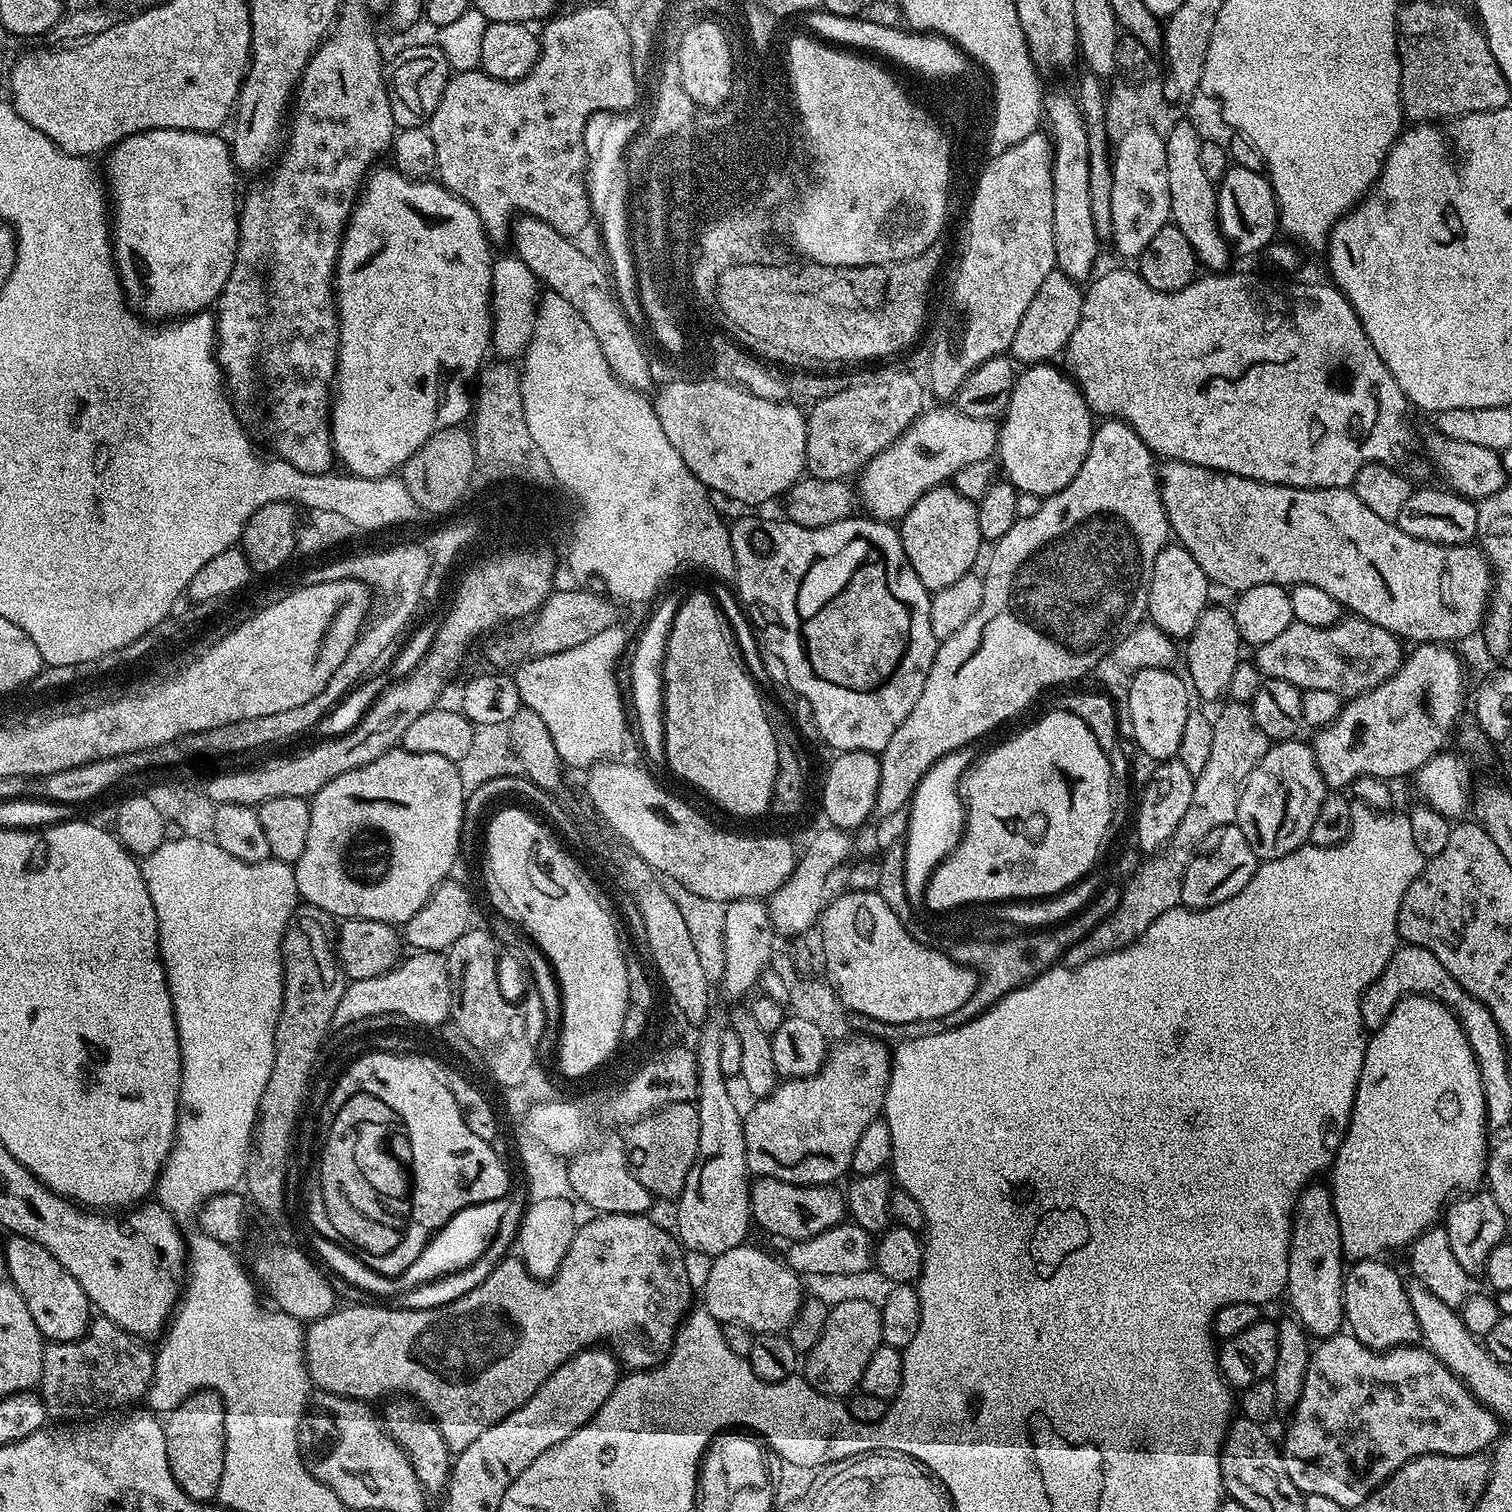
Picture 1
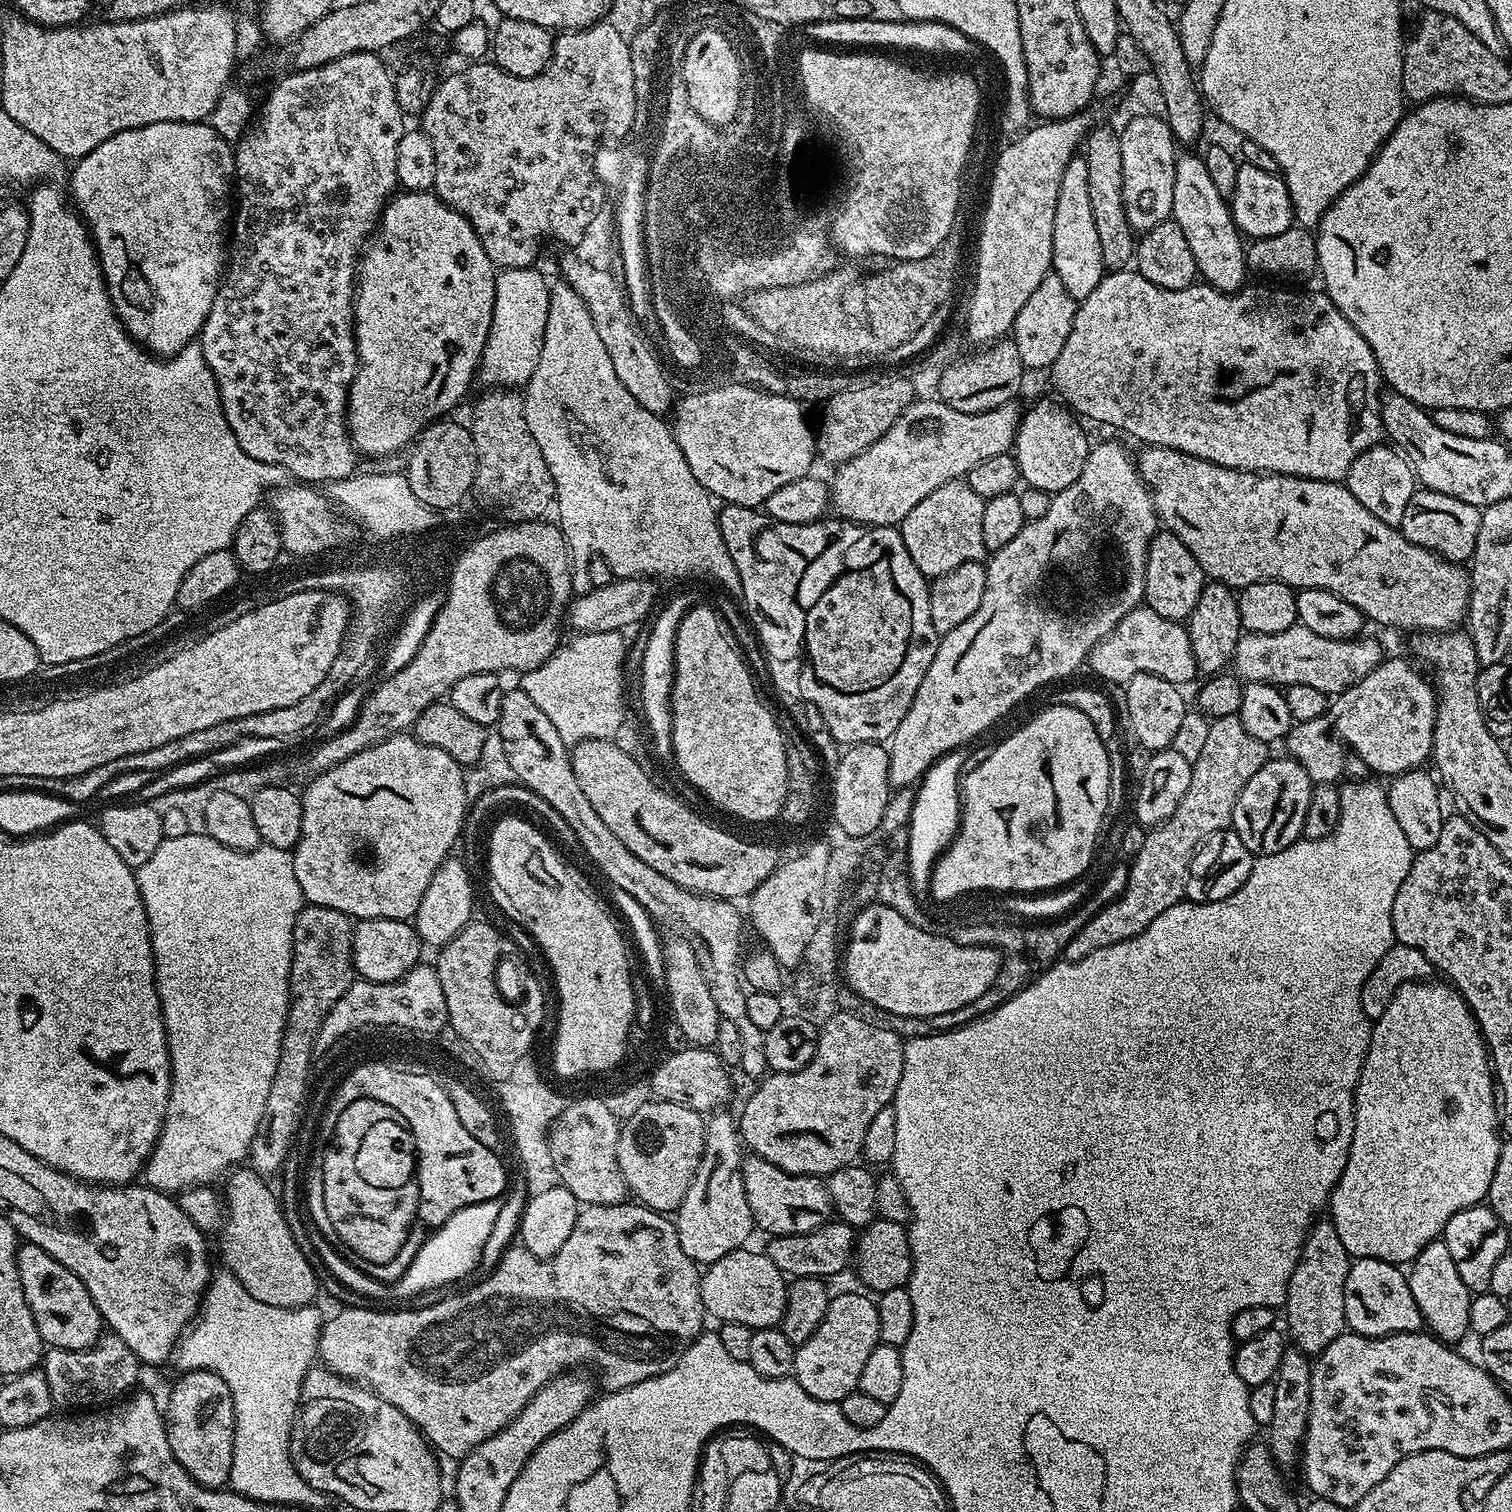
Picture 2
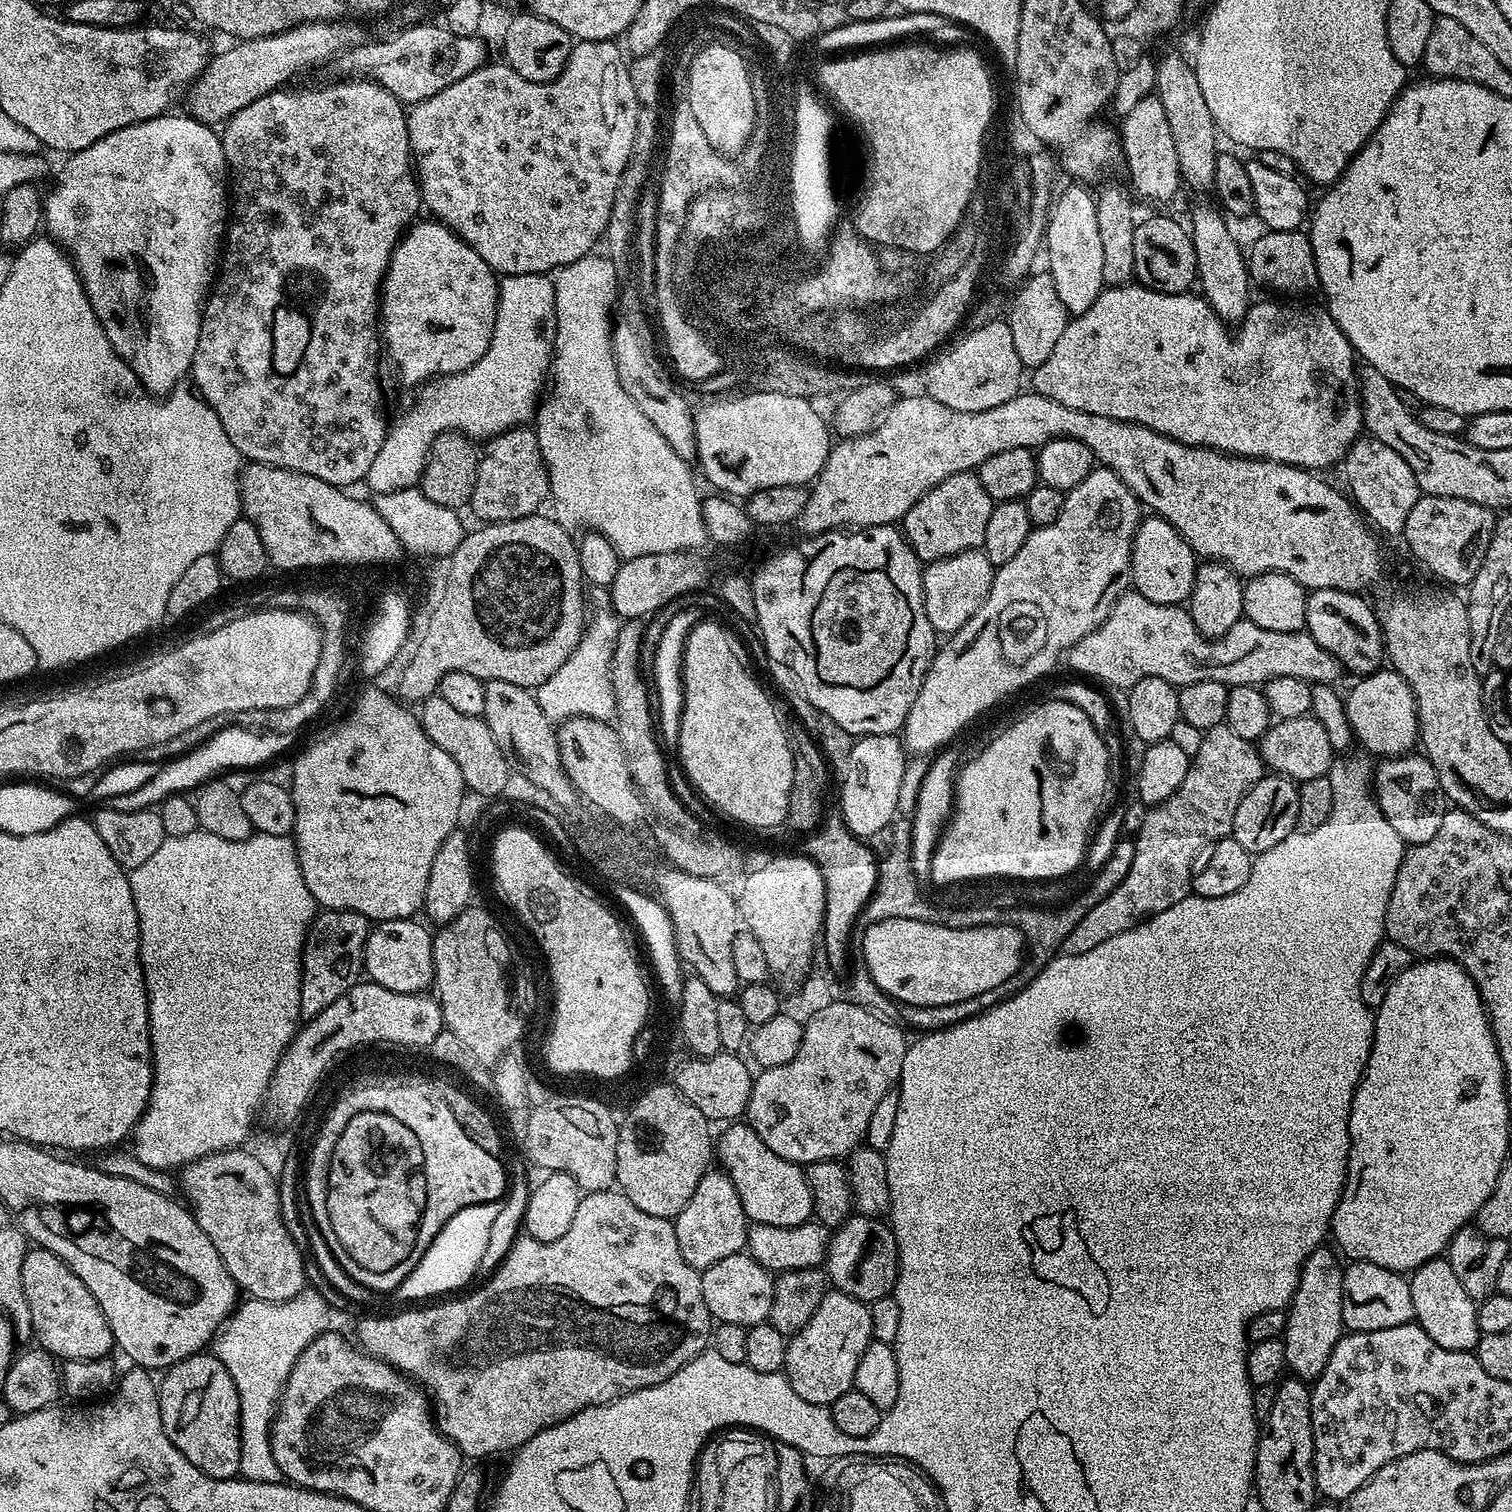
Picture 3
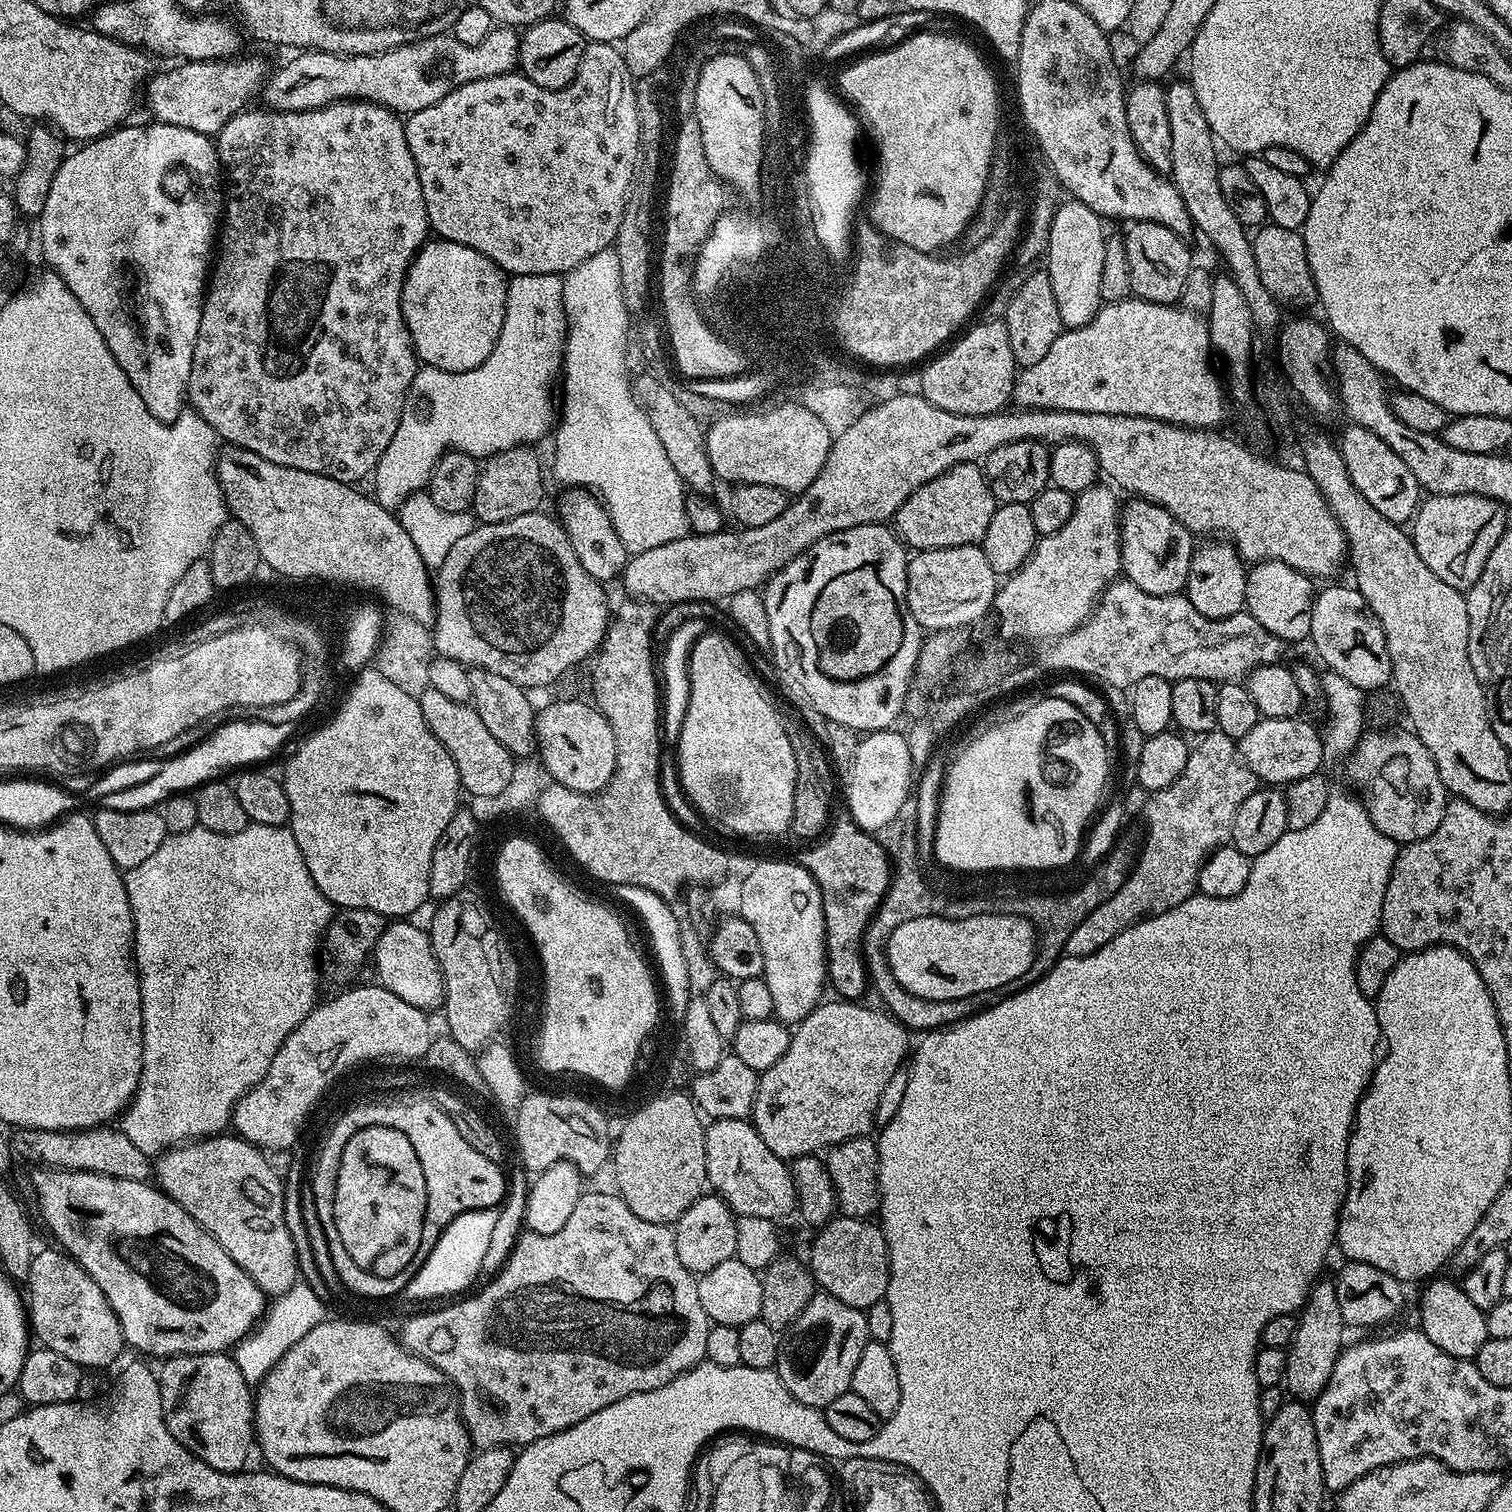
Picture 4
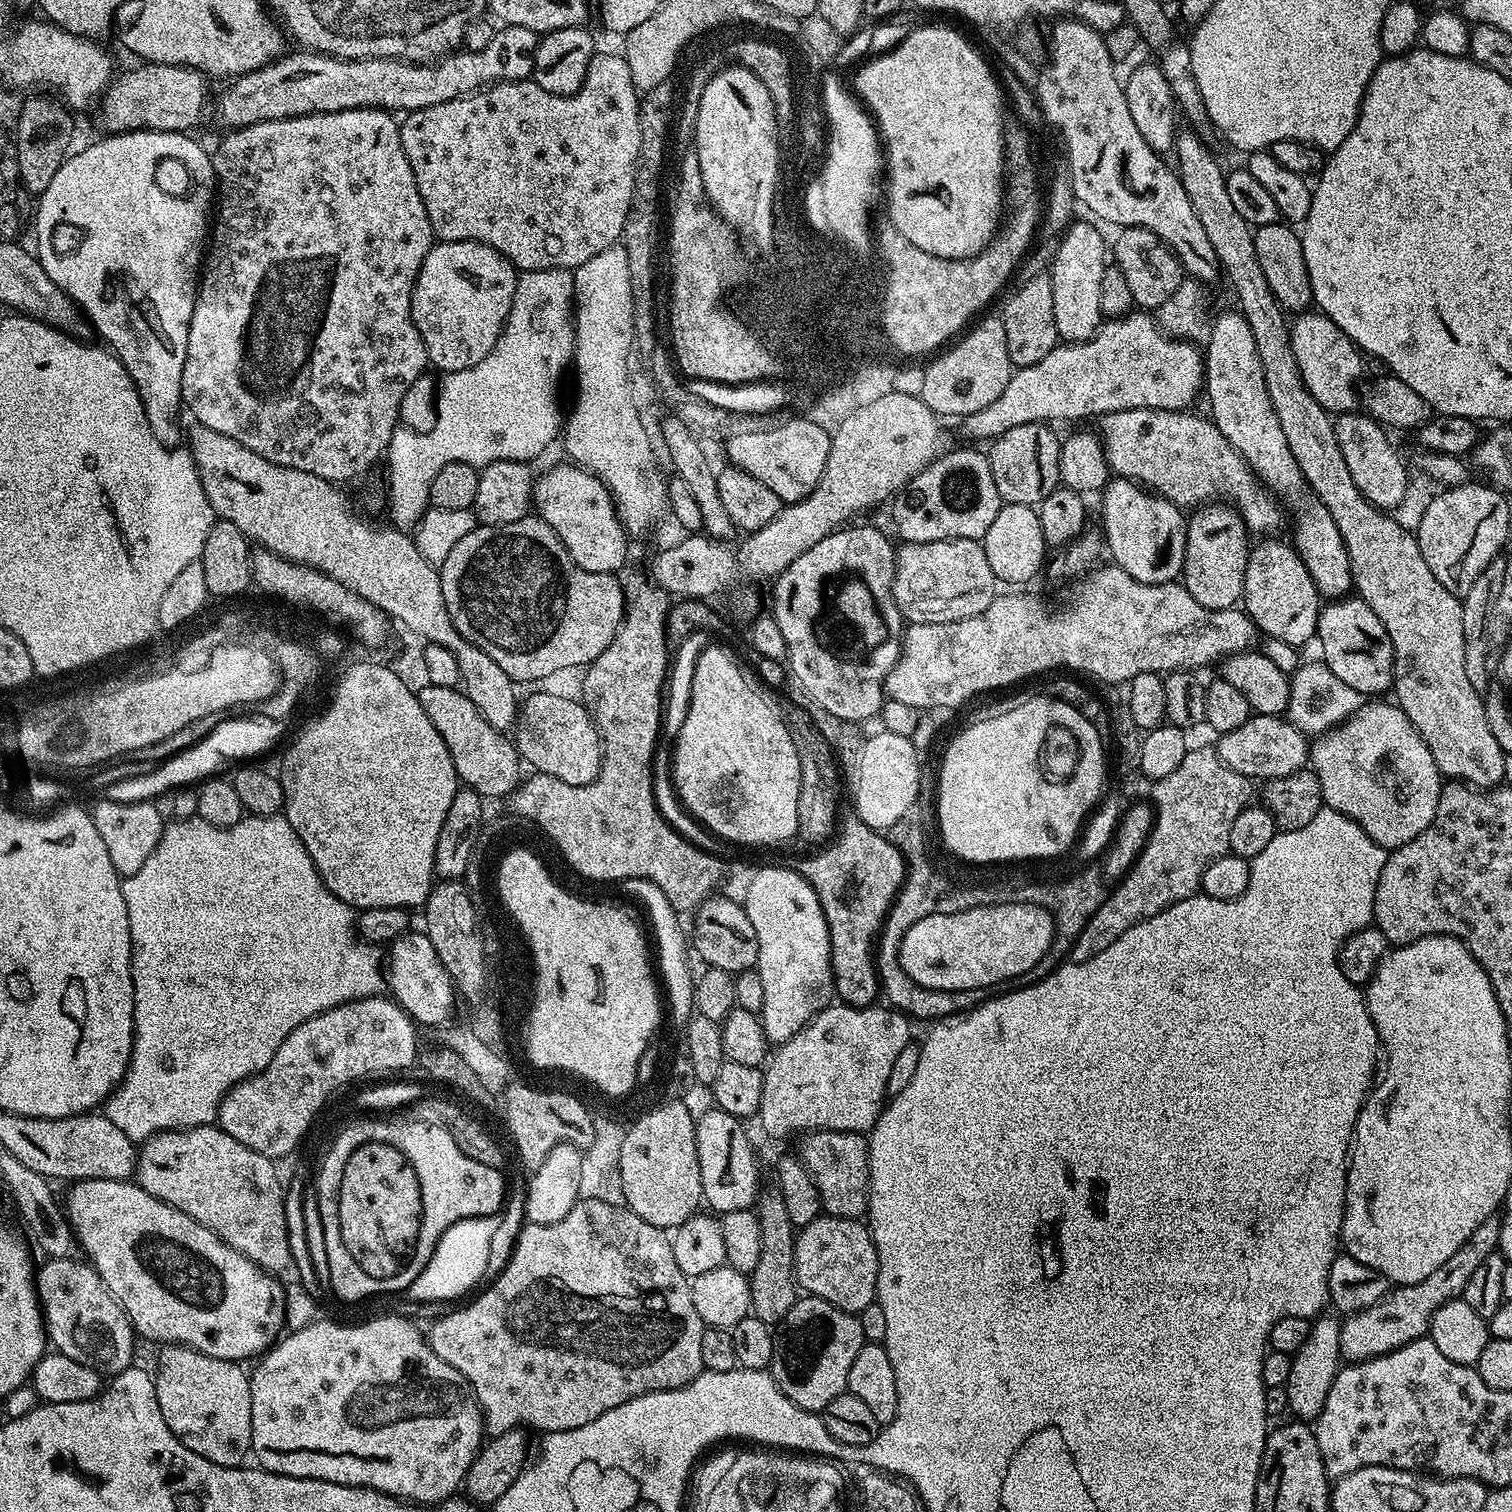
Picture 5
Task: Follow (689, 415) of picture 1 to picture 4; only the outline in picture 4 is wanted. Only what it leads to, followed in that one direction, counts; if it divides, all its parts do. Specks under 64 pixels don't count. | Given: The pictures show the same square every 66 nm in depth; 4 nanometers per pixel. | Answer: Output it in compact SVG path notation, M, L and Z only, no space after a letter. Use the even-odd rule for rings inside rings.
M799 402L792 404L776 404L765 412L746 412L750 410L736 410L733 416L724 416L706 428L704 445L706 454L710 458L710 466L714 474L721 481L729 480L729 485L761 484L781 488L789 494L804 492L814 478L822 470L826 462L826 454L830 450L834 436L826 430L818 415L812 414L806 405Z

